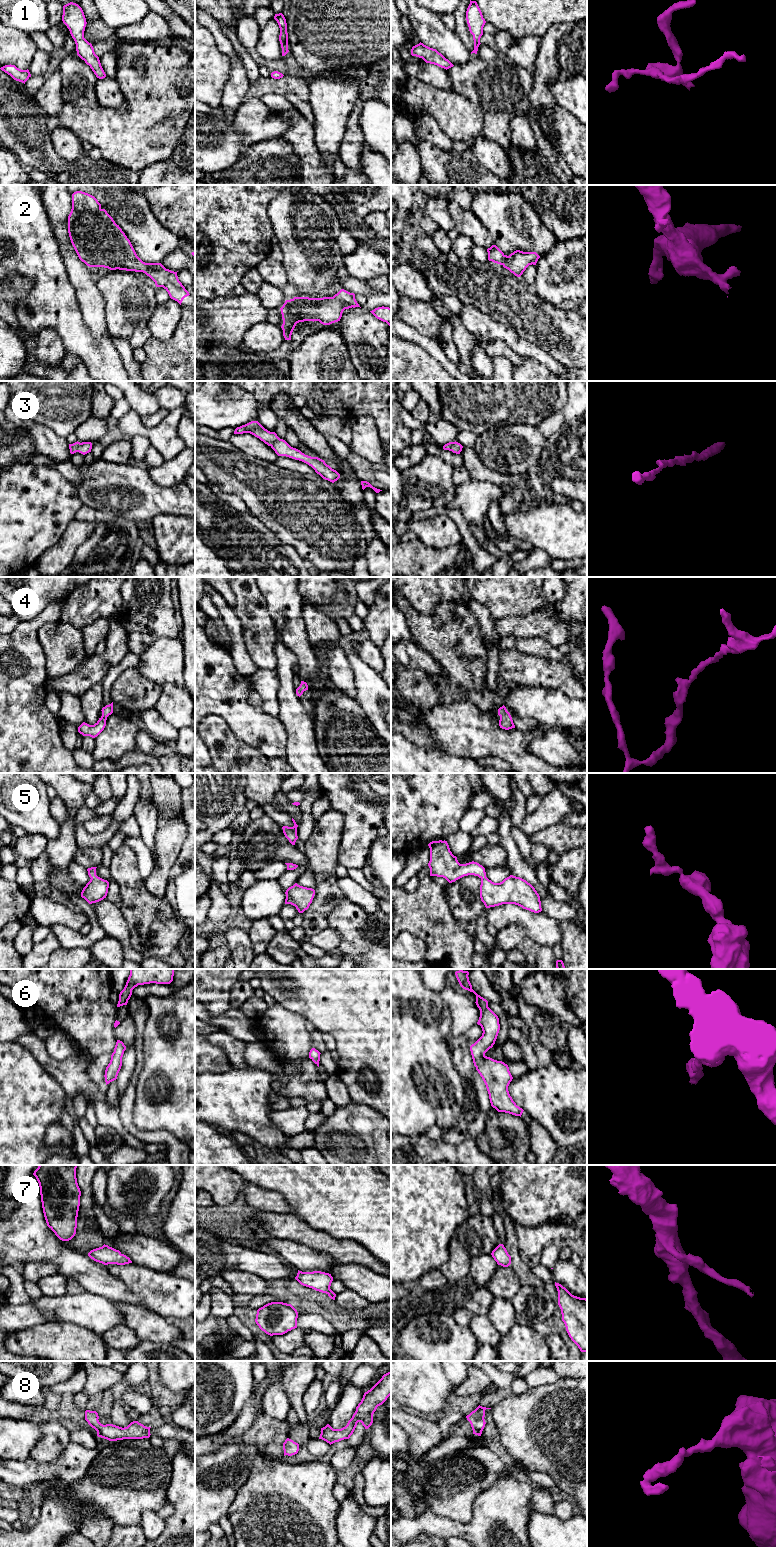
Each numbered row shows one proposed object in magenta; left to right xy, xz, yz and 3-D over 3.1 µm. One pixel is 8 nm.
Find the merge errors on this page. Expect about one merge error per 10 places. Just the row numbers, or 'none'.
none

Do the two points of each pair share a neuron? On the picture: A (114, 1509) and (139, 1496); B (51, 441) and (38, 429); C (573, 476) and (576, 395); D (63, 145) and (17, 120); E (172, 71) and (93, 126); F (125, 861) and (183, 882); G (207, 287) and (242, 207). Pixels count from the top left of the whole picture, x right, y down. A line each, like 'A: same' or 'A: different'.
A: same
B: same
C: same
D: different
E: same
F: different
G: same

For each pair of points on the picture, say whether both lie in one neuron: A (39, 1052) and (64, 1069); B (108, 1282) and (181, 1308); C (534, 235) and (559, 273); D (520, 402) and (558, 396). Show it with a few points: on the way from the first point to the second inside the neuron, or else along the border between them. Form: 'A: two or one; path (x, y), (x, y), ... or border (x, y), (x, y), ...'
A: one; path (45, 1058), (58, 1069)
B: two; border (112, 1275), (117, 1277), (139, 1299), (143, 1306)
C: two; border (558, 241), (540, 257)
D: one; path (529, 396), (549, 396)

